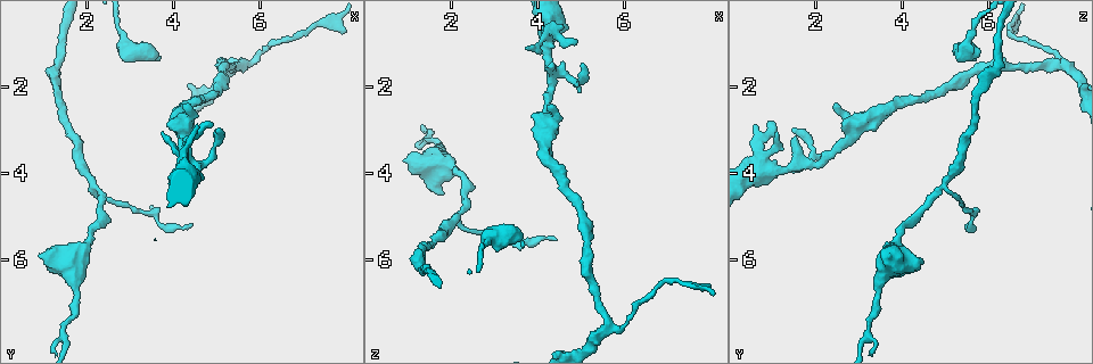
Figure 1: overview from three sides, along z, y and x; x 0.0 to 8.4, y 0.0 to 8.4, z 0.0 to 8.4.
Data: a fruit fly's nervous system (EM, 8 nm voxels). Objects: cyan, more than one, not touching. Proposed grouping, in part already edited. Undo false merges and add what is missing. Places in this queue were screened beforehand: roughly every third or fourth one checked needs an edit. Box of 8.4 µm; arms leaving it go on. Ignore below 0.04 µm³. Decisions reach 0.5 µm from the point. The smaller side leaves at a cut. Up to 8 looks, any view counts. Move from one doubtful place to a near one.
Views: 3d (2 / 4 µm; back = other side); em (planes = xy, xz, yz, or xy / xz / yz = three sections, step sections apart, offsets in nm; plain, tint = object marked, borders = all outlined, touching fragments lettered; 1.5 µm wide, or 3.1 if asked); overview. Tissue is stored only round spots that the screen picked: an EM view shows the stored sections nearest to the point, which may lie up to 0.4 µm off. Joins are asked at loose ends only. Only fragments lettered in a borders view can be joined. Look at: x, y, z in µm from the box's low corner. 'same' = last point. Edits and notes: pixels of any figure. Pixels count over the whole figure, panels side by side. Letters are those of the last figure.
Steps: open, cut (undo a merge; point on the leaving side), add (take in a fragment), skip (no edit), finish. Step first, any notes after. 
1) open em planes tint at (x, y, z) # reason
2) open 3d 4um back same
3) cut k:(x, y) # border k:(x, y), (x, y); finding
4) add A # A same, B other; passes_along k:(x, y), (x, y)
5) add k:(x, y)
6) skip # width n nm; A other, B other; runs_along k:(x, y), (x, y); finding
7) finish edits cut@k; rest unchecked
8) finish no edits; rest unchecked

open 3d 2um back at (4.45, 5.20, 5.55) # long arm stops here

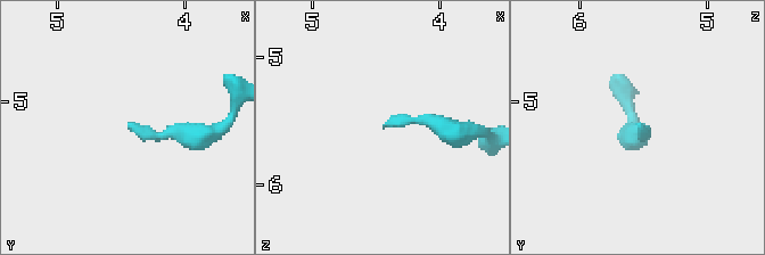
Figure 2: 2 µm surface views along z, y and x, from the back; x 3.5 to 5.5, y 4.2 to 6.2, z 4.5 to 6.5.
open em planes borders at (4.44, 5.18, 5.54)

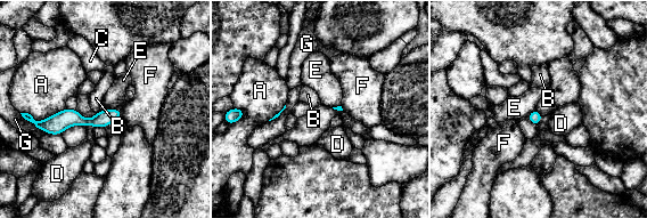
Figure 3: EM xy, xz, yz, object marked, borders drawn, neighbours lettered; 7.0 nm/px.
skip # A other, B other, C other, D other, E other, F other, G other; border 3:(122, 108), (120, 116); no lettered fragment goes on from it

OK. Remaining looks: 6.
open em planes borders at (4.15, 2.45, 2.40) # an open end

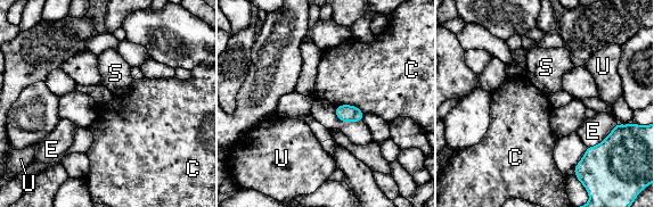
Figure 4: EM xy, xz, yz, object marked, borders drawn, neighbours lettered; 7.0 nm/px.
skip # longest_contact E 280 nm; C other, E other, S other, U other; border 4:(335, 106), (354, 105), (365, 113); none of them fits

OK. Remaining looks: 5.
open 3d 2um at (3.65, 1.35, 5.75) # stops while still wide

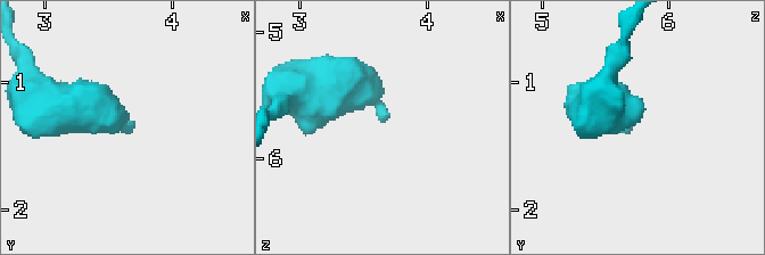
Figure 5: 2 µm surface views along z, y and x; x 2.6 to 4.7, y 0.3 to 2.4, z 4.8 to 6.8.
open em xy step 4 borders at (3.66, 1.36, 5.68) # need the tissue

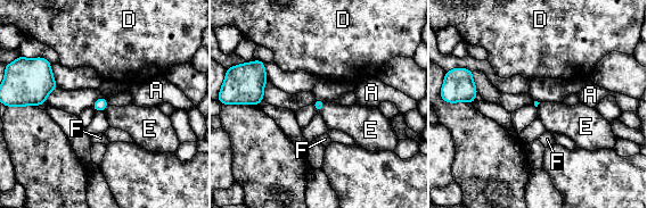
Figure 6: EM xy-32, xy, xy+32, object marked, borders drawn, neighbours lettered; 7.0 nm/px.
open em planes borders same # cut it another way

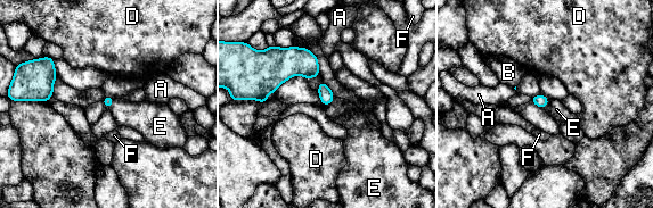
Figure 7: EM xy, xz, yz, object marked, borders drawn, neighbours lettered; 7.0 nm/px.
skip # A other, B other, D other, E other, F other; border 7:(335, 97), (325, 108); none of them fits

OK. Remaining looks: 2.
finish no edits; rest unchecked

